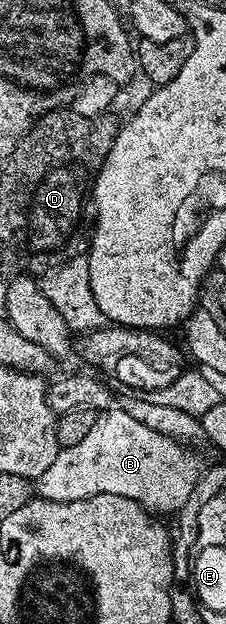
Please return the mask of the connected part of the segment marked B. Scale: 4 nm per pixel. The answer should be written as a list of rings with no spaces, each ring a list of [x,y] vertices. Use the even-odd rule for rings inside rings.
[[[118,409],[102,410],[83,441],[60,448],[55,461],[51,461],[51,465],[47,465],[47,469],[35,481],[35,491],[40,498],[64,503],[92,495],[118,495],[135,501],[146,511],[161,517],[180,512],[193,492],[189,488],[189,463],[169,463],[169,437],[149,429],[144,423],[135,421],[130,414]]]

